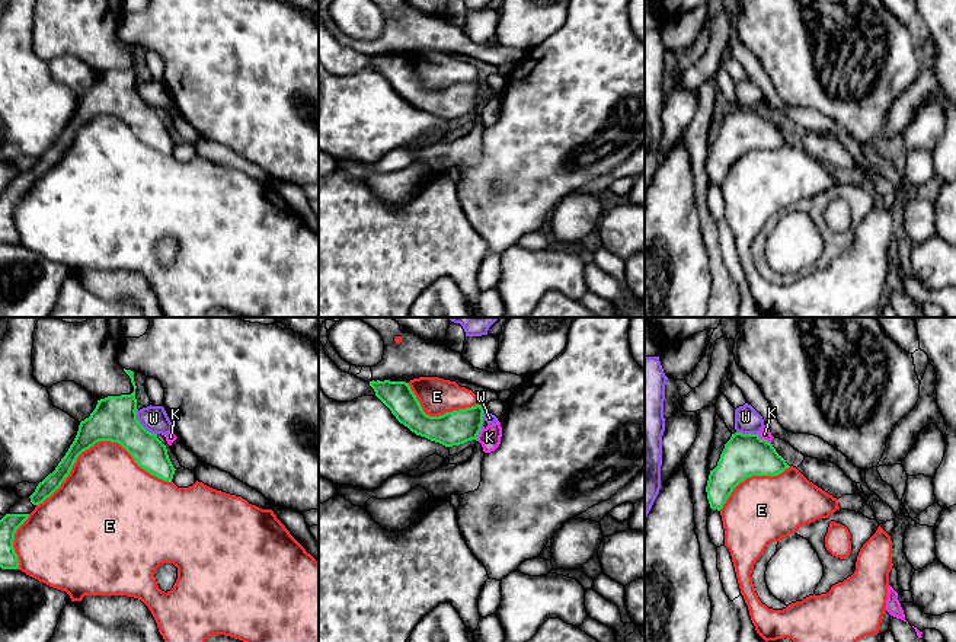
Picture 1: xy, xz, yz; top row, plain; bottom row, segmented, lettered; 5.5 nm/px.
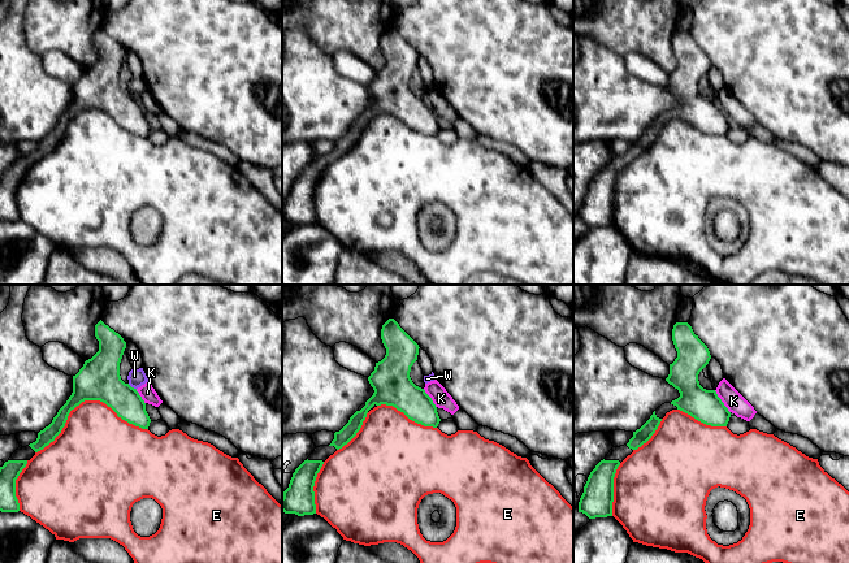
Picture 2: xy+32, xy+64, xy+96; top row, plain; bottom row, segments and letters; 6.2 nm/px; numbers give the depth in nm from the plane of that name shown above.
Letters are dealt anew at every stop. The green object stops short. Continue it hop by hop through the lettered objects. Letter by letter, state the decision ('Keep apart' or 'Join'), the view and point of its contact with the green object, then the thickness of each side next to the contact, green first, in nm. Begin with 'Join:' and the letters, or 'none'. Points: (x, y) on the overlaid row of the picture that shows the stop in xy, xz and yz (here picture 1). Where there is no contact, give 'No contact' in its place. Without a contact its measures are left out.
Join: none
E: Keep apart. Touches green at xy (99, 440). Thickness 240 nm (green) against 400 nm
K: Keep apart. Touches green at yz (764, 440). Thickness 240 nm (green) against 60 nm
W: Keep apart. Touches green at xy (140, 424). Thickness 240 nm (green) against 140 nm

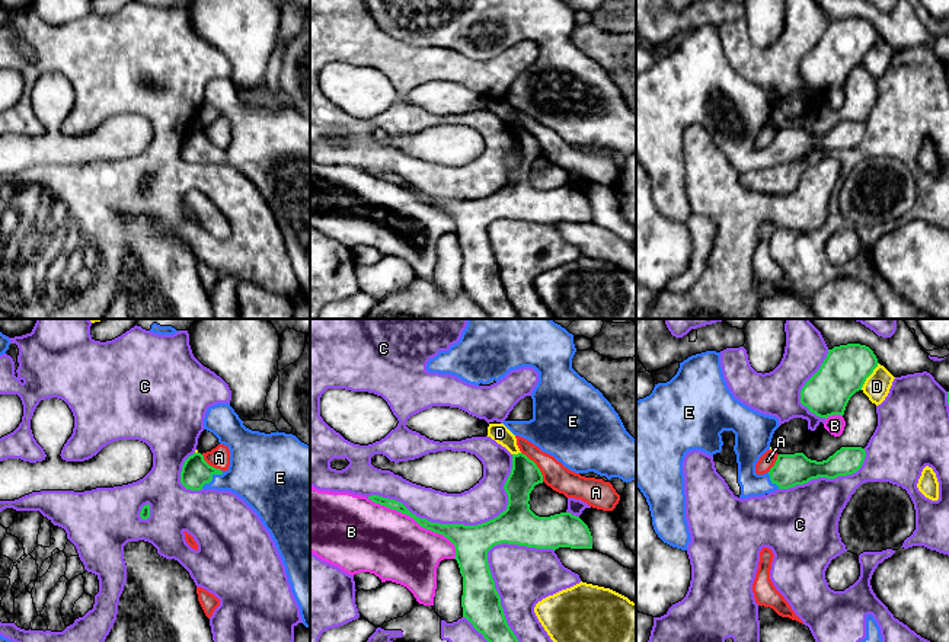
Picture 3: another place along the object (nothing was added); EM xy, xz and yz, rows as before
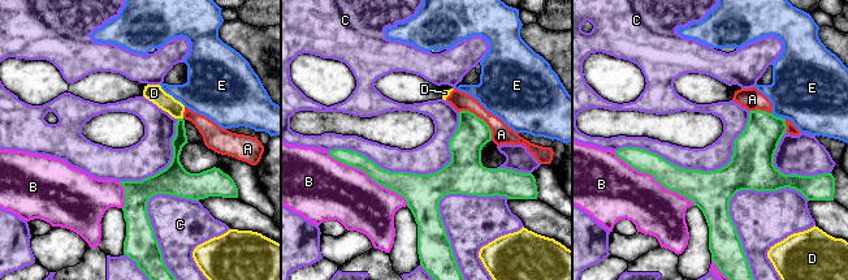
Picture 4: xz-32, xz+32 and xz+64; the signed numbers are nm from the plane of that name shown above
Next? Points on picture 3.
Join: E
A: Keep apart. Touches green at xz (536, 466). Thickness 160 nm (green) against 140 nm
B: Keep apart. Touches green at xz (417, 521). Thickness 120 nm (green) against 380 nm
C: Keep apart. Touches green at xz (463, 524). Thickness 200 nm (green) against 220 nm
D: Keep apart. Touches green at yz (869, 374). Thickness 260 nm (green) against 140 nm
E: Join. Touches green at xy (211, 478). Thickness 160 nm (green) against 320 nm

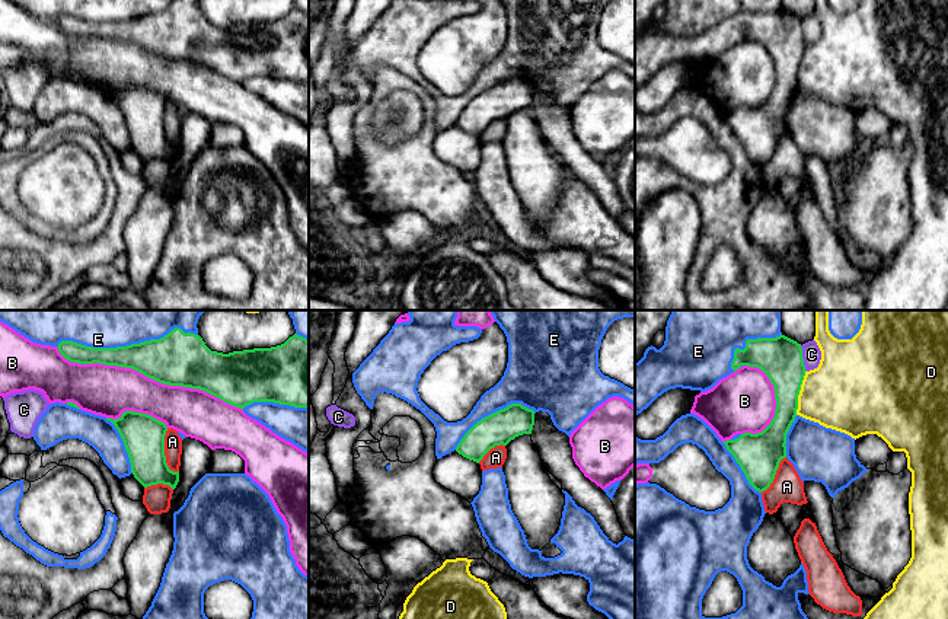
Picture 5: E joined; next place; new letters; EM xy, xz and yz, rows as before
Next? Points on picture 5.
Join: none
A: Keep apart. Touches green at xy (163, 452). Thickness 240 nm (green) against 100 nm
B: Keep apart. Touches green at xy (149, 377). Thickness 300 nm (green) against 280 nm
C: Keep apart. Touches green at yz (803, 359). Thickness 240 nm (green) against 110 nm
D: Keep apart. Touches green at yz (798, 392). Thickness 240 nm (green) against 420 nm
E: Keep apart. Touches green at xy (127, 345). Thickness 260 nm (green) against 420 nm

